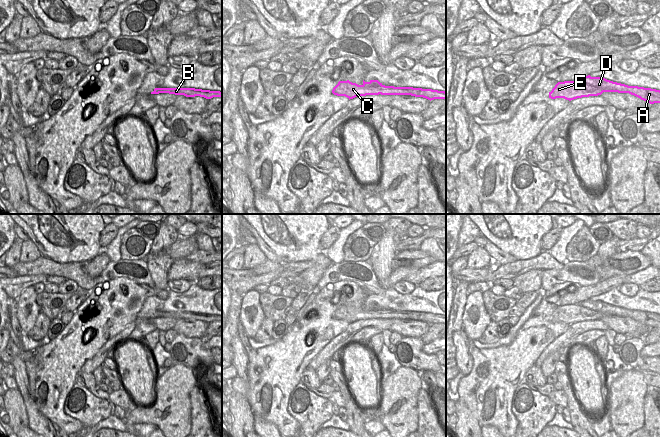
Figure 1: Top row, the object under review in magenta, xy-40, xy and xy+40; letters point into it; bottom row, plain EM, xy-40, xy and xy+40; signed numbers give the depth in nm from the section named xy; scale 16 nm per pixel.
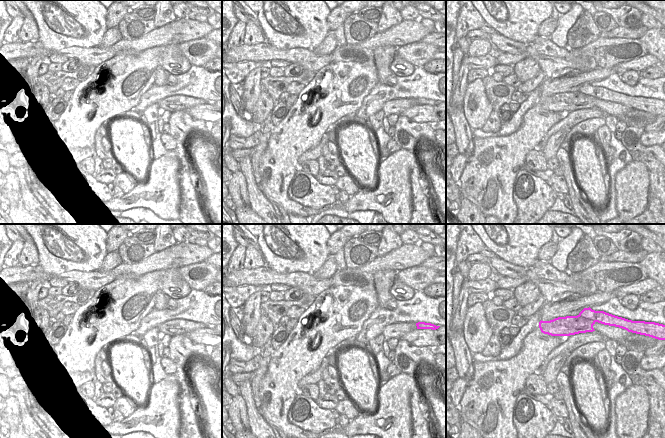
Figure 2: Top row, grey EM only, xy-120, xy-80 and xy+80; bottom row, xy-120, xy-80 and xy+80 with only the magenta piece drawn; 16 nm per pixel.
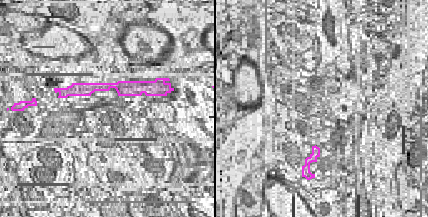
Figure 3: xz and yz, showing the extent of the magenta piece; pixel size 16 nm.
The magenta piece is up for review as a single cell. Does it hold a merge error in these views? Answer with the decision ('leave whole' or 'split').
split

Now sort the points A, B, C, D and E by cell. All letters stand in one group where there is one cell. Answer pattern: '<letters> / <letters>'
A B D / C E

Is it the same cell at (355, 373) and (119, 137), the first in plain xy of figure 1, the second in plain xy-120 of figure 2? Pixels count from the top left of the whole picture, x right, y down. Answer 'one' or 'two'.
one

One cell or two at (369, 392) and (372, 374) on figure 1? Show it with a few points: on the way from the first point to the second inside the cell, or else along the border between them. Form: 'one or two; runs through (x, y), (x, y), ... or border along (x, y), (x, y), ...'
one; runs through (369, 388), (369, 378)

